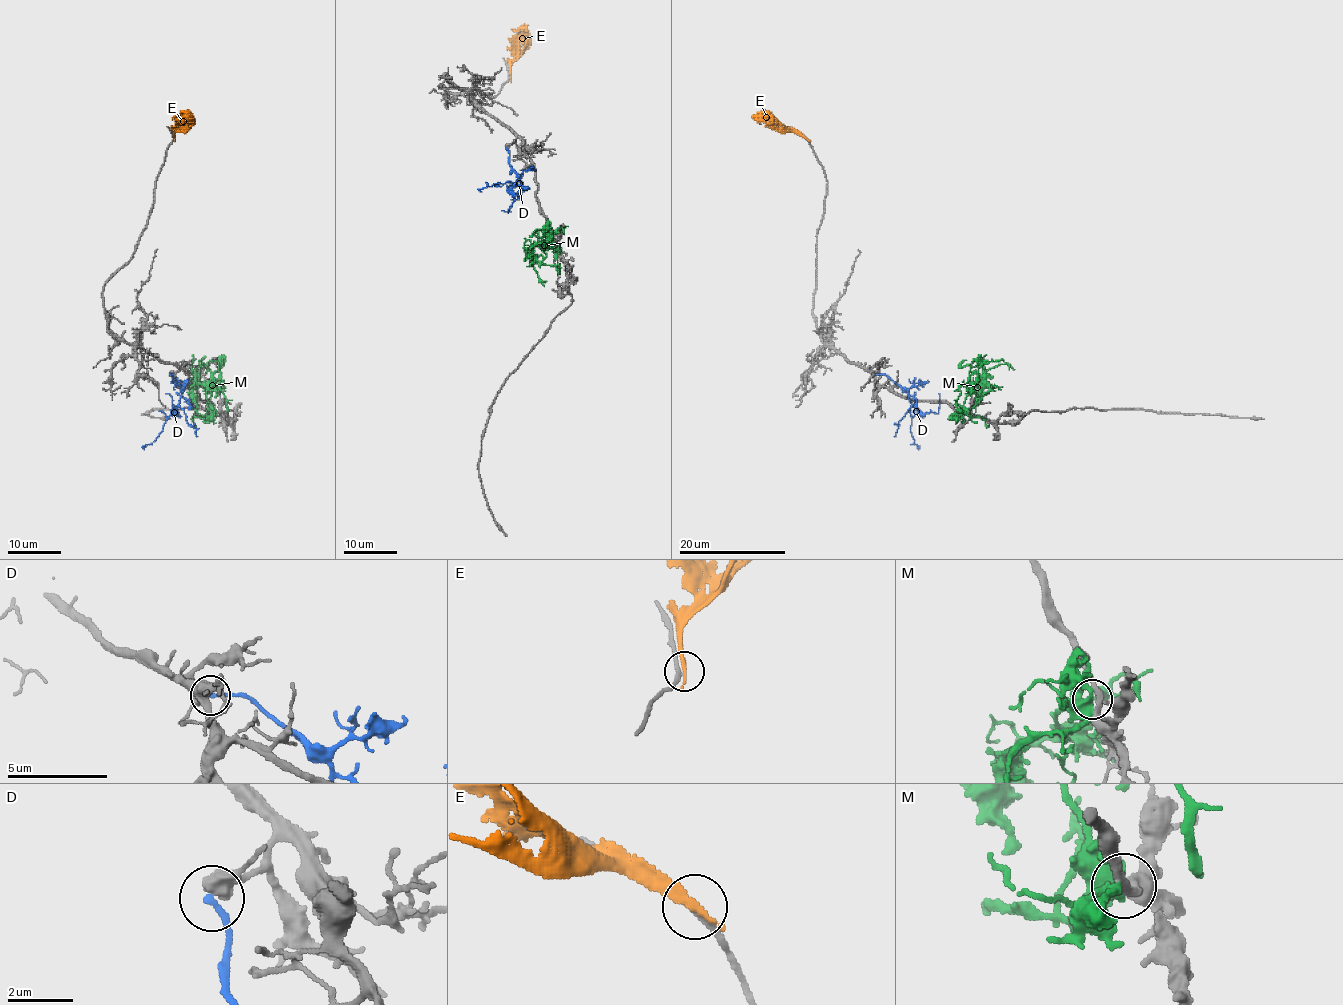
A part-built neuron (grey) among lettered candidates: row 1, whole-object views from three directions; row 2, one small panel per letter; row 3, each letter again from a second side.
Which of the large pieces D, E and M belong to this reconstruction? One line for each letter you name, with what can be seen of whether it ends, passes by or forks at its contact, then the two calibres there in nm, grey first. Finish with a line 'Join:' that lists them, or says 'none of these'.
Join: none of these

